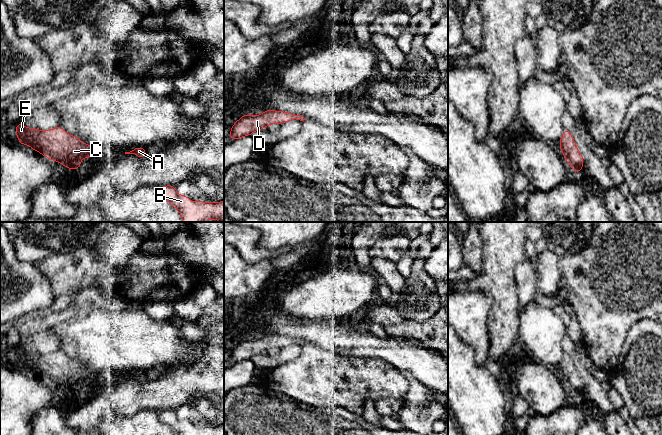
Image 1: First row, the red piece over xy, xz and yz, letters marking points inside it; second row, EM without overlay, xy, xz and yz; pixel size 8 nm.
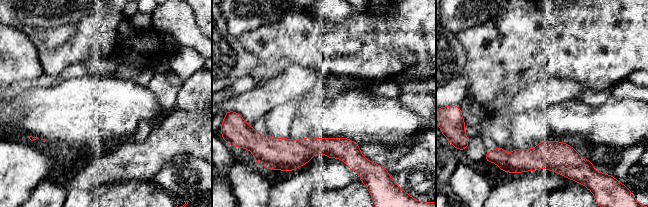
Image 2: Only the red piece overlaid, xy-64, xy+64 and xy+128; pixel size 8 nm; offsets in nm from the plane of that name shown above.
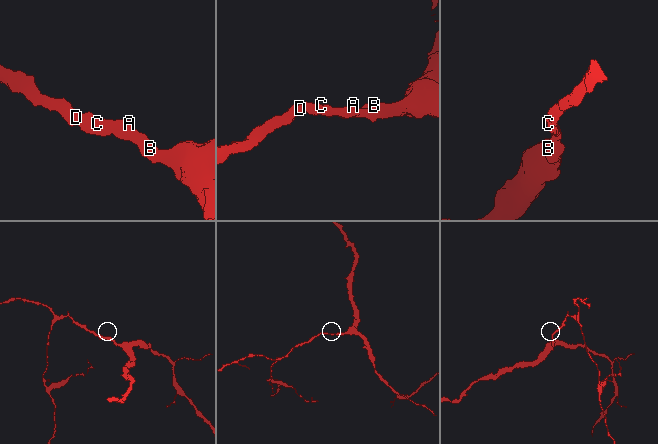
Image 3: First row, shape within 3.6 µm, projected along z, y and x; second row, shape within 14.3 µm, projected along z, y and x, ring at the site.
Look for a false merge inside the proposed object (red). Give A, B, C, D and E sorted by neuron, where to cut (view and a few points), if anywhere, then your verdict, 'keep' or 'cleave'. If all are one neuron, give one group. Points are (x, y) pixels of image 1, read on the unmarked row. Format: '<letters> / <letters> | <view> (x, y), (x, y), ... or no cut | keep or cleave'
A B C D E | no cut | keep

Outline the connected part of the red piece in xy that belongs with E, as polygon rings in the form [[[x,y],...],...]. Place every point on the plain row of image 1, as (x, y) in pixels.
[[[21,345],[15,350],[16,360],[20,369],[28,368],[52,385],[60,386],[68,393],[78,394],[83,381],[92,382],[96,372],[83,367],[77,360],[69,359],[62,351],[58,350],[51,354],[42,355],[34,352],[26,352]]]

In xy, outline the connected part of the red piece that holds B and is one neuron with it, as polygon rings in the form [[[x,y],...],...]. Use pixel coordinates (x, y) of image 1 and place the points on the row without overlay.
[[[174,409],[158,411],[160,420],[174,430],[178,435],[224,435],[222,426],[201,426],[192,427],[188,420],[180,420]]]

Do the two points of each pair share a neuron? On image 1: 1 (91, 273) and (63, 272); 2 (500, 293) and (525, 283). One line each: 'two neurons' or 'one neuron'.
1: one neuron
2: two neurons

